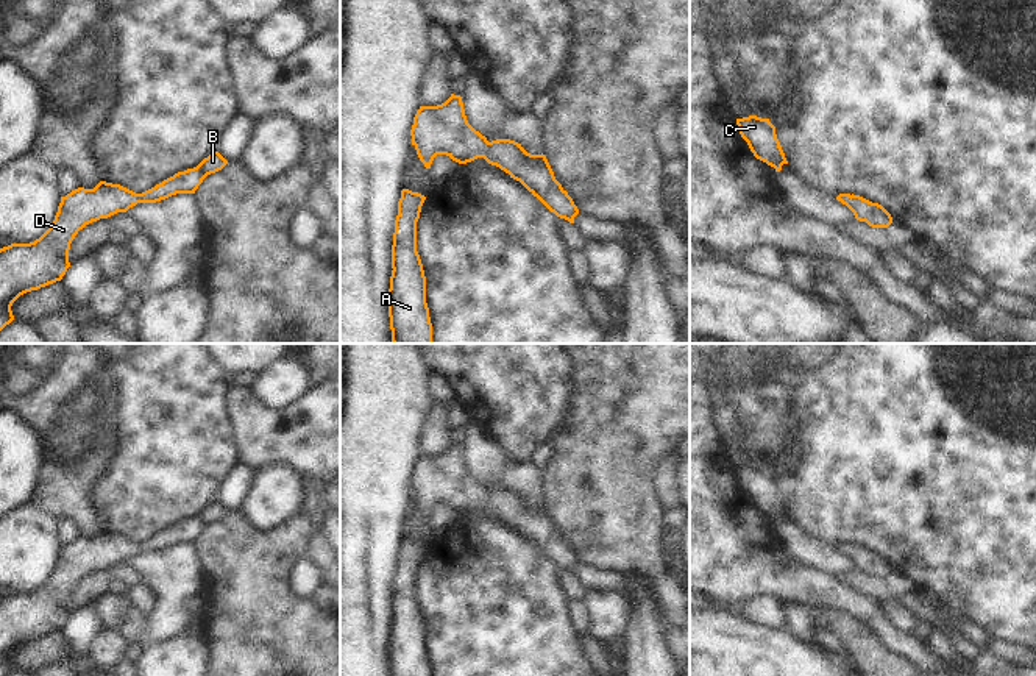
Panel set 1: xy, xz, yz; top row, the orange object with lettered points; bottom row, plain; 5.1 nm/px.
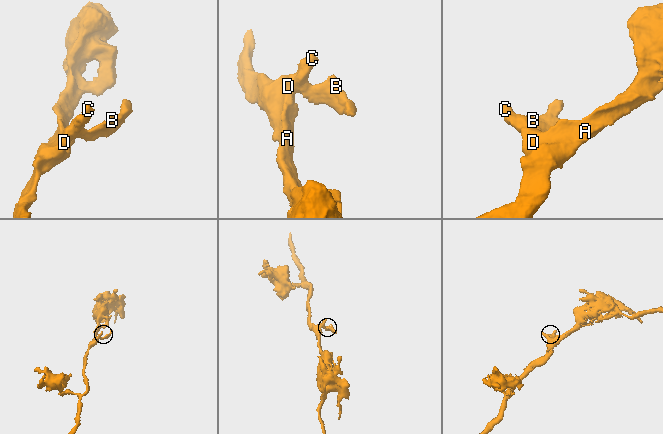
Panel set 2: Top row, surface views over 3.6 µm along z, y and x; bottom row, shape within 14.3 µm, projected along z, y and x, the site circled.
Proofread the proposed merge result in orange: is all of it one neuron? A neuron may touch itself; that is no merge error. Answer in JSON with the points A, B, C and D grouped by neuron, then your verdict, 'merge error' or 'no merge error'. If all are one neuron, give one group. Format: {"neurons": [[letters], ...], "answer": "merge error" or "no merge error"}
{"neurons": [["A", "B", "C", "D"]], "answer": "no merge error"}

